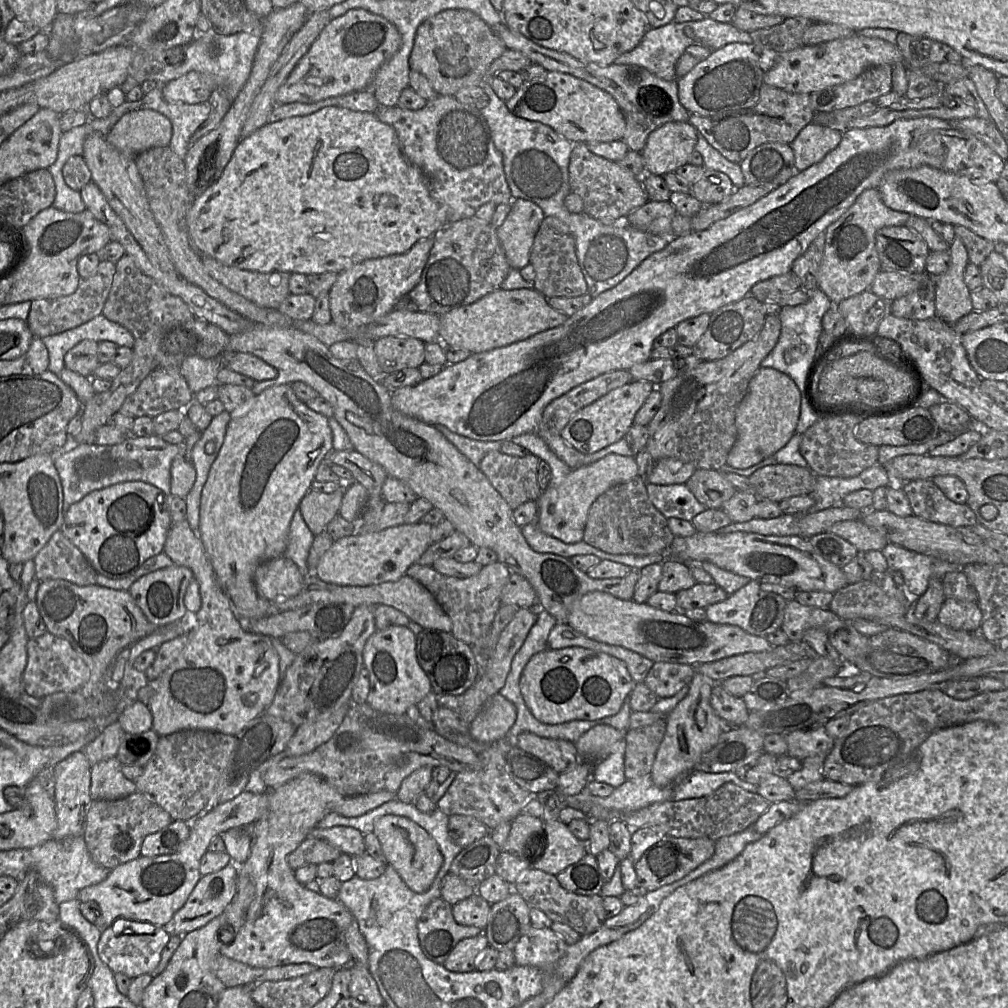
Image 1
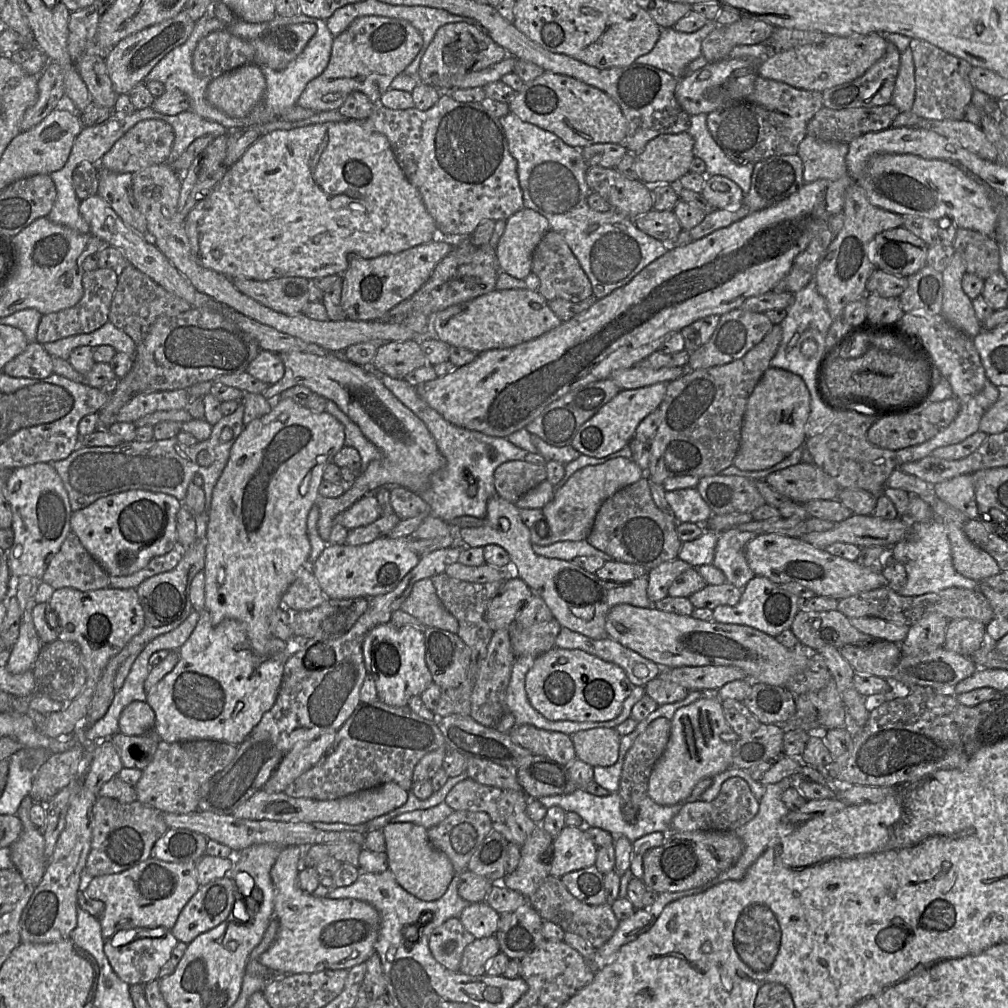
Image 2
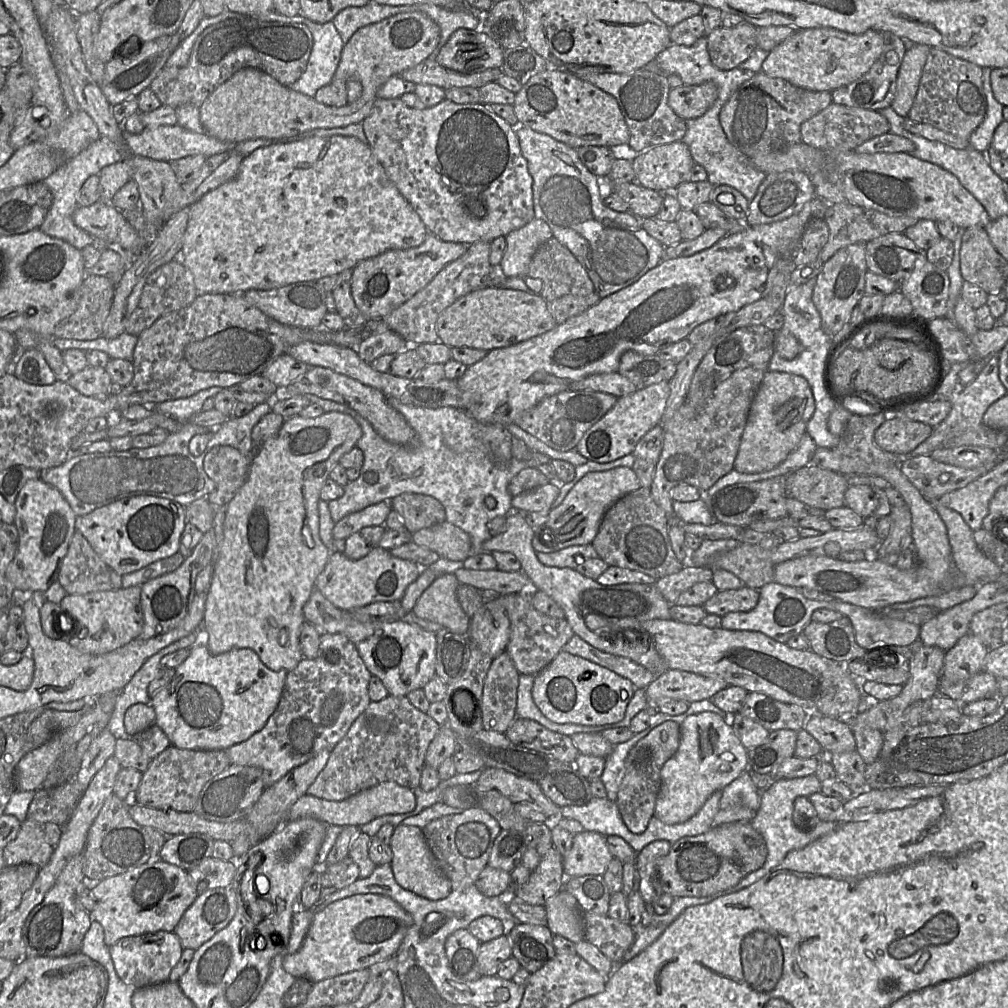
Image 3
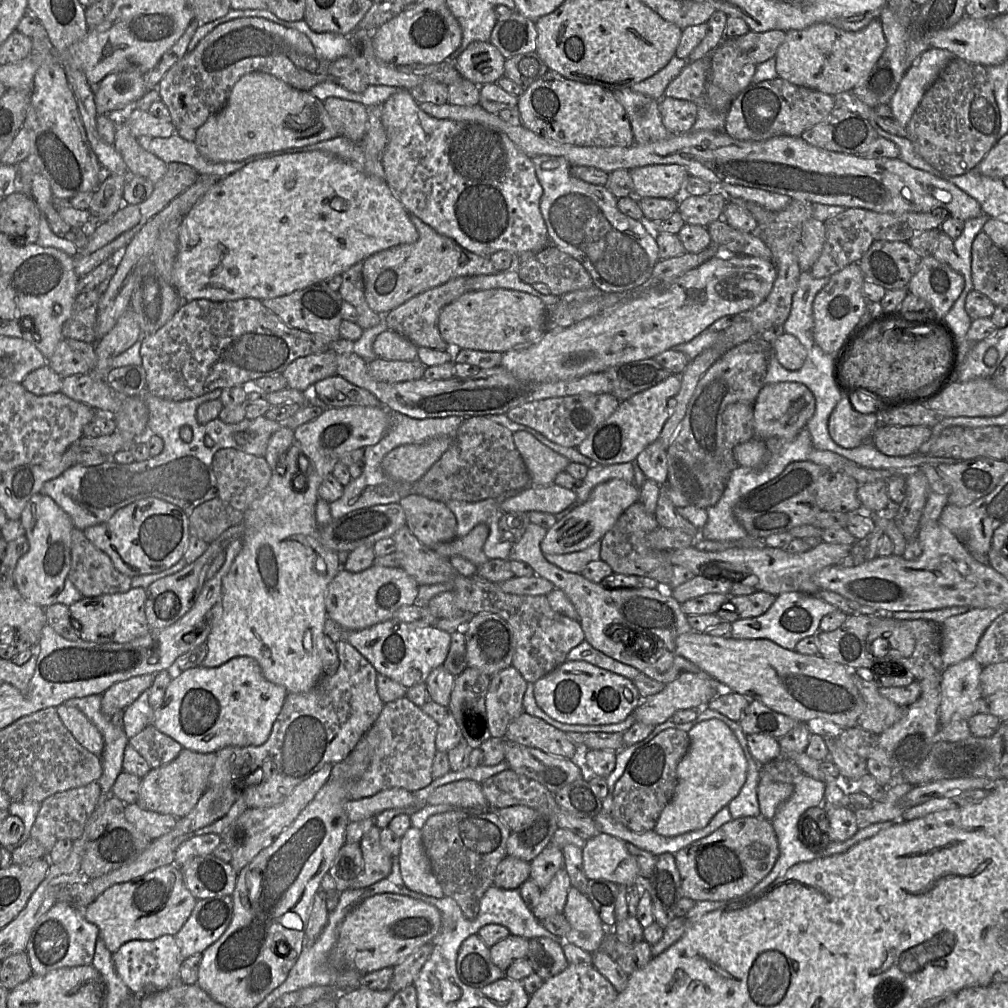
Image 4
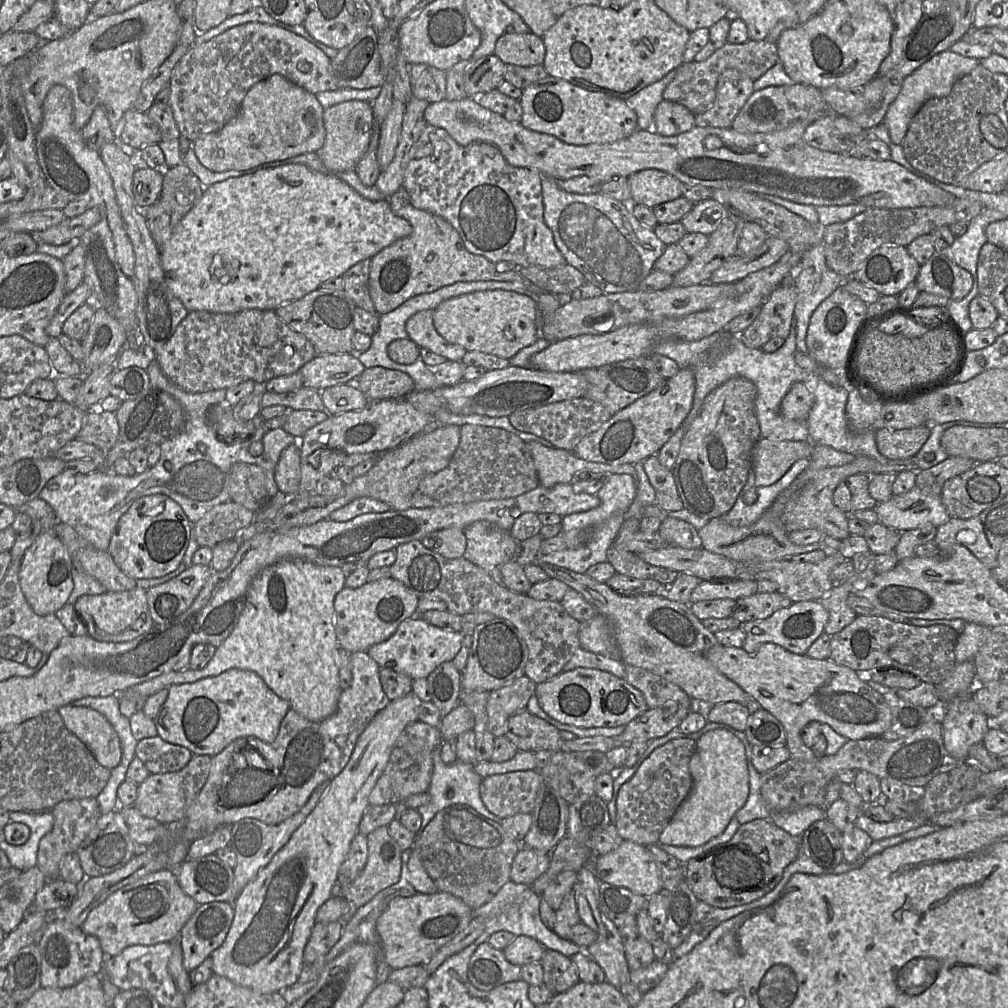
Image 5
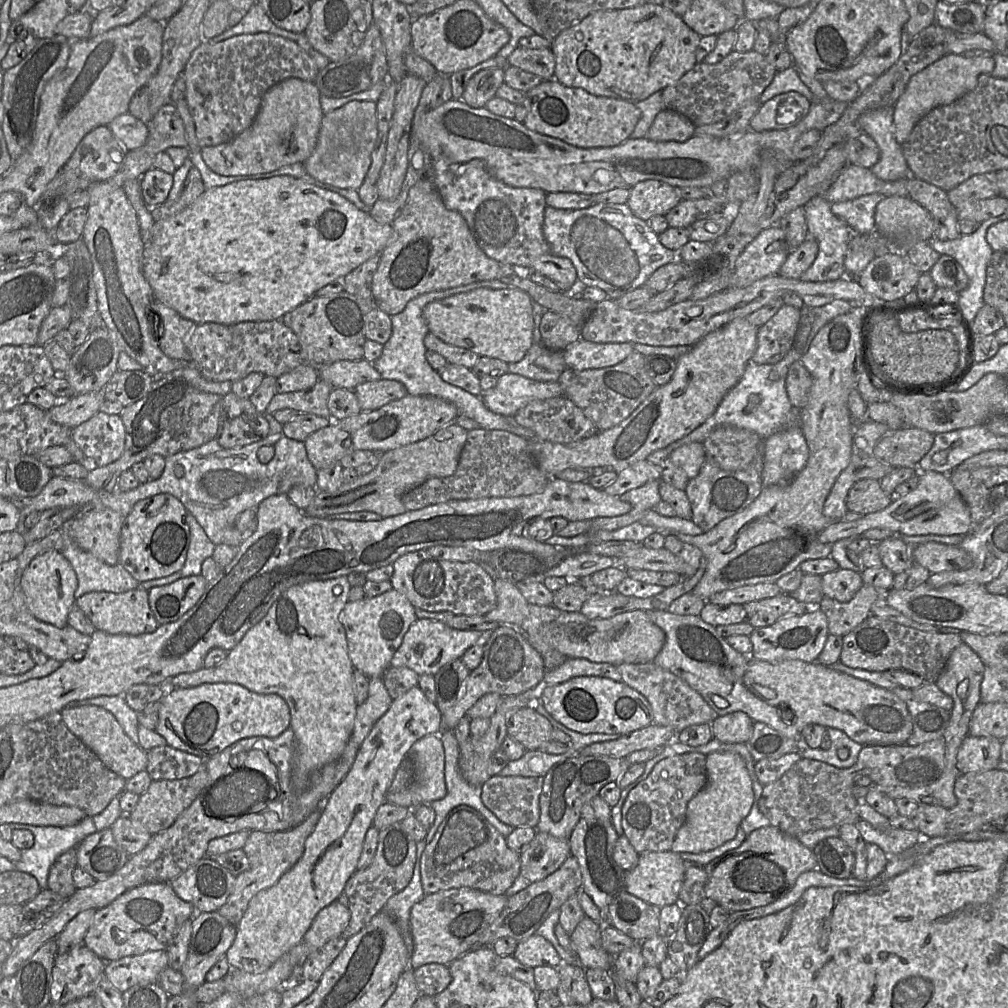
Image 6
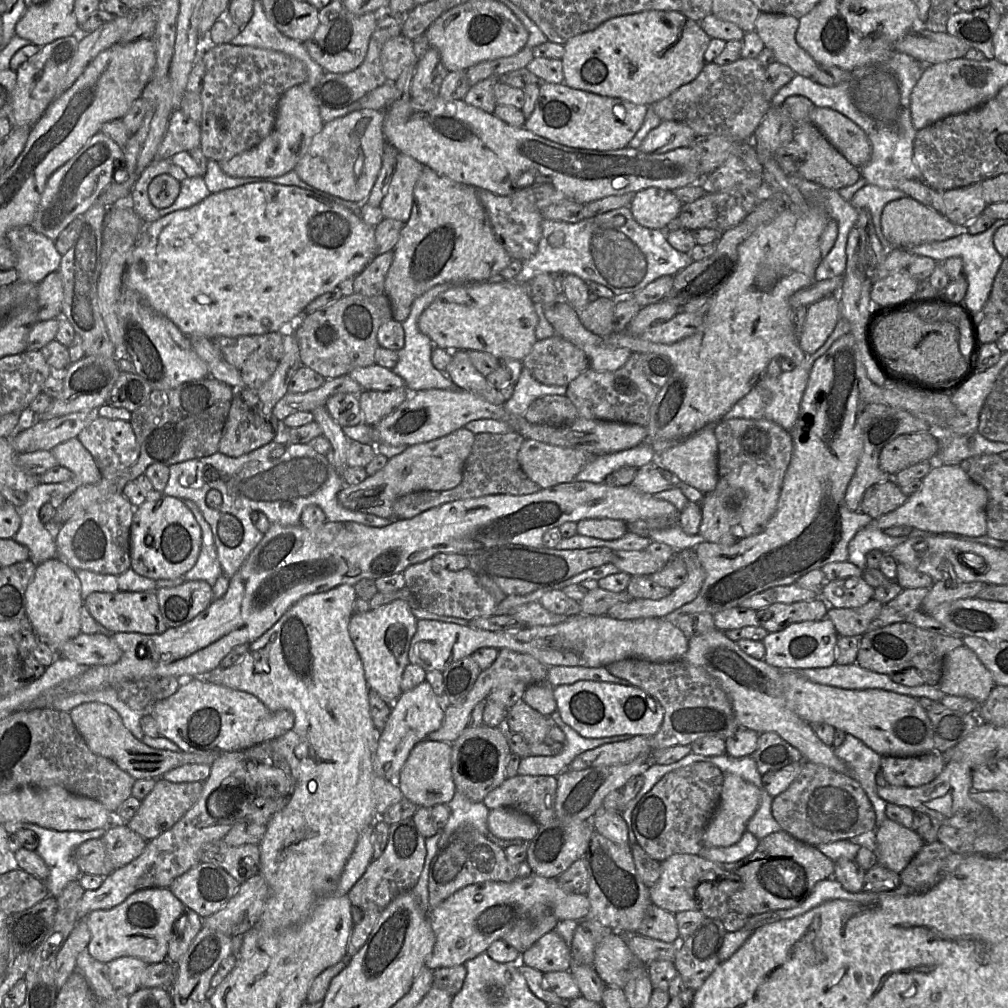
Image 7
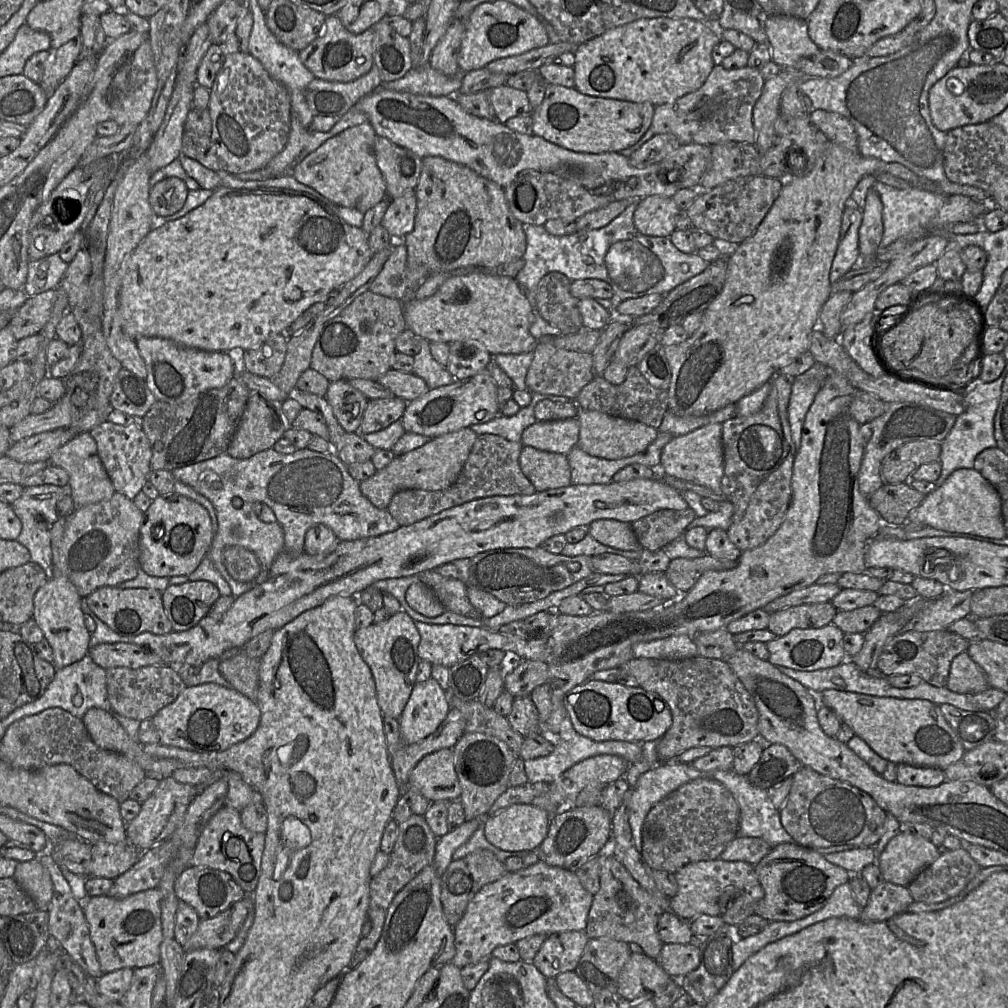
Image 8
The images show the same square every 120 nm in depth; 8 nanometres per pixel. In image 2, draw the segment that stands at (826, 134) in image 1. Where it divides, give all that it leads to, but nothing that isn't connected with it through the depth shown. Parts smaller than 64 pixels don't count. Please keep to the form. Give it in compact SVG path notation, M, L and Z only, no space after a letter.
M806 135L797 152L803 163L804 182L820 179L836 181L849 176L845 161L847 152L846 143L826 142Z

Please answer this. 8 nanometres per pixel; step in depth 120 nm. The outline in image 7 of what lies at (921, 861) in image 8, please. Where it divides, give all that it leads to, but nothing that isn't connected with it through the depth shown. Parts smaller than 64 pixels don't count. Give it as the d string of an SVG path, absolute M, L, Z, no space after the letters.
M889 818L882 821L874 832L878 863L897 874L906 868L925 843L915 830Z

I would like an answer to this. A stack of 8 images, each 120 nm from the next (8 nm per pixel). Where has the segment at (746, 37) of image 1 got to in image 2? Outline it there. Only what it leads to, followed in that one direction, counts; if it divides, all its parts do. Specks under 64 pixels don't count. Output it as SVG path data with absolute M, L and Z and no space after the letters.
M708 21L692 33L662 28L654 48L639 56L635 63L654 66L679 80L688 73L689 64L702 55L702 41L717 26L715 21Z

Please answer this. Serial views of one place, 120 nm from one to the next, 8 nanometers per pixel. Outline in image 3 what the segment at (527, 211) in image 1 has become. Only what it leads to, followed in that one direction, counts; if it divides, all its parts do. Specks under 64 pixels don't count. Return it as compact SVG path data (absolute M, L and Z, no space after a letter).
M538 218L508 233L505 236L506 250L499 265L503 274L506 277L524 277L526 285L533 292L540 293L543 289L541 279L526 276L526 272L537 249L552 237L551 228Z

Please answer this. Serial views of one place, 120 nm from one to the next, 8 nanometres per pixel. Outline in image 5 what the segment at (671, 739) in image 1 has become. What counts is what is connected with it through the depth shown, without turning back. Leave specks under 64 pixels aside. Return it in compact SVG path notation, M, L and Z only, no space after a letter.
M724 728L709 730L696 741L689 770L692 789L662 831L660 844L683 847L704 845L723 833L749 796L749 771L744 745L736 735Z

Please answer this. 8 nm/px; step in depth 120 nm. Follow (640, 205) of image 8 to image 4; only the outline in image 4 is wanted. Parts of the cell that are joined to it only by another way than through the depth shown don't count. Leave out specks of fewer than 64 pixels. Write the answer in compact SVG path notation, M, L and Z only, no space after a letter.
M656 164L630 170L633 196L641 198L679 199L683 196L689 174L677 164Z

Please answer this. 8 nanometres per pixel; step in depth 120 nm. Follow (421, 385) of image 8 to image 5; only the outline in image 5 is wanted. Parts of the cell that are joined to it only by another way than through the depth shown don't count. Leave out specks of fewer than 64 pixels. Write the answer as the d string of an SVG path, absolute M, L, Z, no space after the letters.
M355 353L316 355L300 368L303 386L323 390L354 381L365 370Z

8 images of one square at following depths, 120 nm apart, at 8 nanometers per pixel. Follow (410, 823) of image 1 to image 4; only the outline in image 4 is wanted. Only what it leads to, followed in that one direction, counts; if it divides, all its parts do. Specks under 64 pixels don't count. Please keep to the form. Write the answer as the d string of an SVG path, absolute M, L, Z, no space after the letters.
M411 826L401 837L399 864L403 882L410 890L435 898L445 897L430 868L420 829Z

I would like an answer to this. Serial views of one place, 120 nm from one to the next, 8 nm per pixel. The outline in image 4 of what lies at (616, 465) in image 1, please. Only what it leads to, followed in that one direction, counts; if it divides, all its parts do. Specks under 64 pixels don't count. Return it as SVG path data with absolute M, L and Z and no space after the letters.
M612 479L596 485L588 499L573 507L558 519L549 529L541 542L543 554L566 554L584 550L605 535L622 513L639 500L639 489L622 479Z

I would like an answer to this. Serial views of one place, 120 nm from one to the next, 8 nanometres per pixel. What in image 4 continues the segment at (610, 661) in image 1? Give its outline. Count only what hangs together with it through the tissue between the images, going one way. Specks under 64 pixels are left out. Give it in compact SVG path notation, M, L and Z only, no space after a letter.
M566 660L533 685L538 707L550 718L564 724L619 723L641 703L641 697L632 680L585 661Z

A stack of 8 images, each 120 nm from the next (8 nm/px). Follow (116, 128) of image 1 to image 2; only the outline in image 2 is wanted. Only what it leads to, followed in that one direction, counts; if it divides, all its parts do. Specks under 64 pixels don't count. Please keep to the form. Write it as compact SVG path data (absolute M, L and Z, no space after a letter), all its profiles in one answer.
M159 119L142 120L129 129L100 160L100 166L114 173L135 173L154 164L170 162L175 133Z

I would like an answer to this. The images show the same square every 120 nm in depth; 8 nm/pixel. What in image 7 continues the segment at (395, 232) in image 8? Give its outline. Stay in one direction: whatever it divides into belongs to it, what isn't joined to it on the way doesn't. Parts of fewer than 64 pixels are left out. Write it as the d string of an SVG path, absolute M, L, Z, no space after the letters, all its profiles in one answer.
M398 153L389 189L381 202L384 218L406 223L411 215L414 188L423 165L403 153Z

